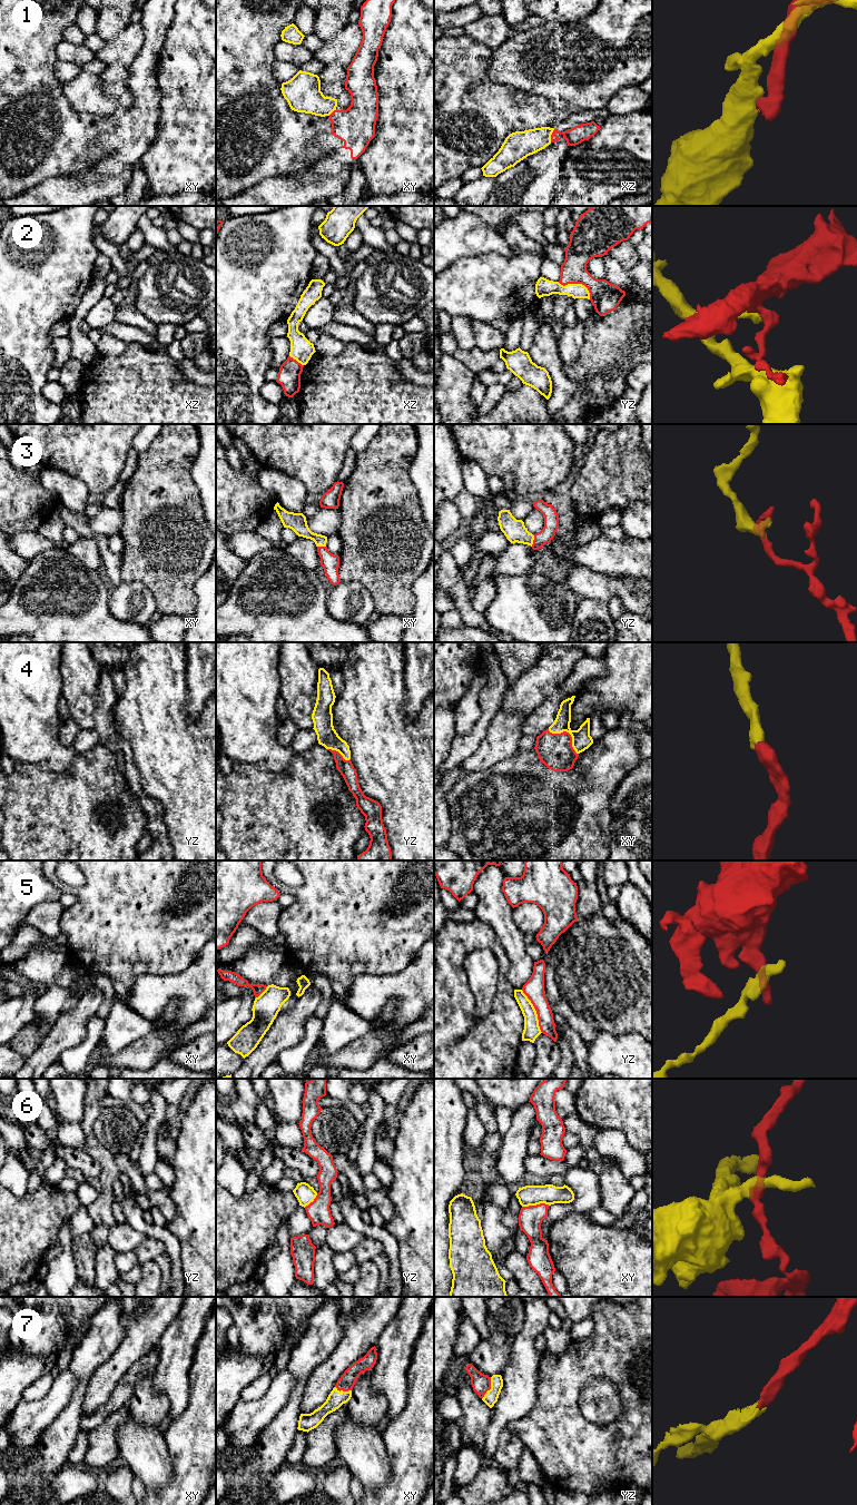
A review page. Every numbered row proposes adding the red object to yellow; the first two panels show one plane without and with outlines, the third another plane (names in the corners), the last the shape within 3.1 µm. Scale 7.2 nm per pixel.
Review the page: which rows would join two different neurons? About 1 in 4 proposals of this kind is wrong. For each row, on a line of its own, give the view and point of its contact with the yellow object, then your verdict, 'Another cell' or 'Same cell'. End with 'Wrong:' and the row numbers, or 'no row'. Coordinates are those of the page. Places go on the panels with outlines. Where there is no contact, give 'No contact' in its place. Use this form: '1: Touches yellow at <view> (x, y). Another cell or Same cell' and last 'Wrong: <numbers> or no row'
1: Touches yellow at xz (550, 136). Another cell
2: Touches yellow at yz (578, 284). Another cell
3: Touches yellow at yz (533, 539). Same cell
4: Touches yellow at xy (569, 733). Same cell
5: Touches yellow at yz (535, 1011). Another cell
6: Touches yellow at xy (535, 1205). Another cell
7: Touches yellow at yz (491, 1388). Same cell
Wrong: 1, 2, 5, 6

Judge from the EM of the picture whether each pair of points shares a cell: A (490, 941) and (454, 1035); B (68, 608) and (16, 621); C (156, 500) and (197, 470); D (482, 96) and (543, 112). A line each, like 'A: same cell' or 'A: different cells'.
A: same cell
B: same cell
C: different cells
D: same cell

